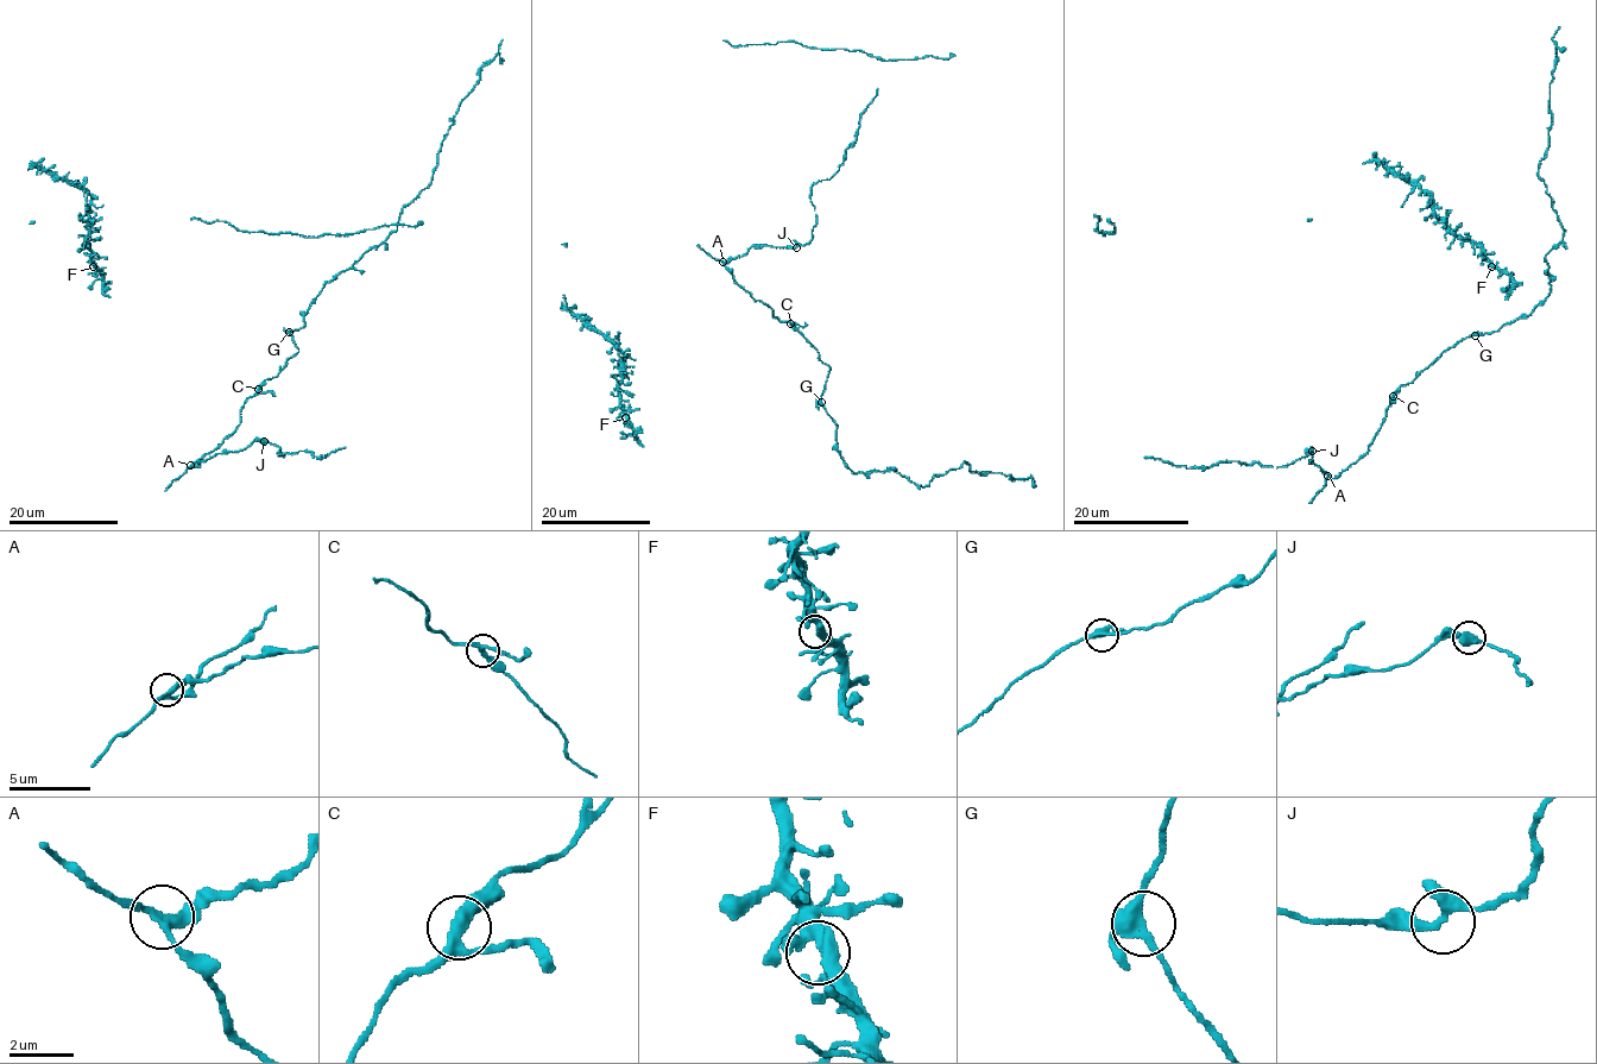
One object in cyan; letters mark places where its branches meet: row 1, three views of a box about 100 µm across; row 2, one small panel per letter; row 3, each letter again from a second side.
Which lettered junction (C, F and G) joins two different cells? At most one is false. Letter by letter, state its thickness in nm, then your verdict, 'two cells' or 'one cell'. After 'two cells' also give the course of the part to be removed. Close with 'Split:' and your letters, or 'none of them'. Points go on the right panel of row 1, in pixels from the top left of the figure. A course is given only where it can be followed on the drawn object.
C: calibre 260 nm; one cell
F: calibre 360 nm; one cell
G: calibre 320 nm; one cell
Split: none of them

